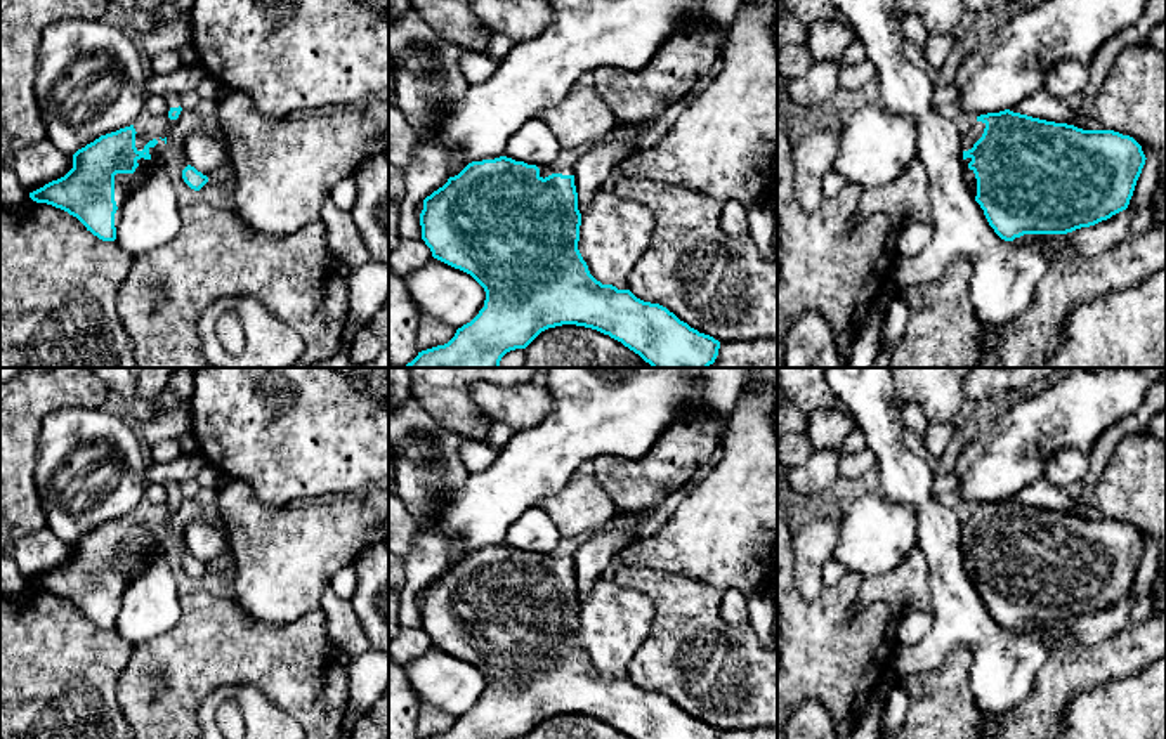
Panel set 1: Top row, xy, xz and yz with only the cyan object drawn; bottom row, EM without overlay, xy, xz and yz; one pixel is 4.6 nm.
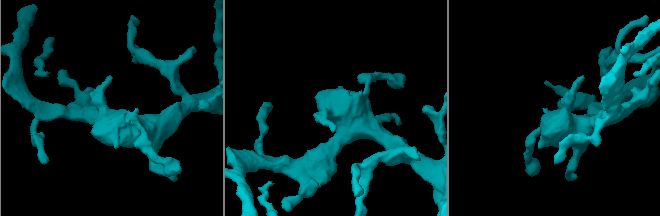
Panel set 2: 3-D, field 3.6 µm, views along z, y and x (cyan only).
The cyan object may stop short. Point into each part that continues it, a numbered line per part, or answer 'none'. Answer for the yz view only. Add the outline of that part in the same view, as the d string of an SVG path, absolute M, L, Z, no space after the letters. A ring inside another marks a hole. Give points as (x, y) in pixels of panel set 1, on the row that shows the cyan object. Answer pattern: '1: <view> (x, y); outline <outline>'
1: yz (969, 174); outline M972 158L963 160L963 177L965 177L965 182L966 182L968 189L970 189L970 193L975 198L977 196L977 179L975 179L973 170L968 168L970 161L972 161Z

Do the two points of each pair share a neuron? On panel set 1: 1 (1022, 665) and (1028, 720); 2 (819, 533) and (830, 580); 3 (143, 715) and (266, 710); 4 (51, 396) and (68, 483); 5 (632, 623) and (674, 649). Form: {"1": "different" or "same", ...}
{"1": "different", "2": "different", "3": "different", "4": "different", "5": "different"}

